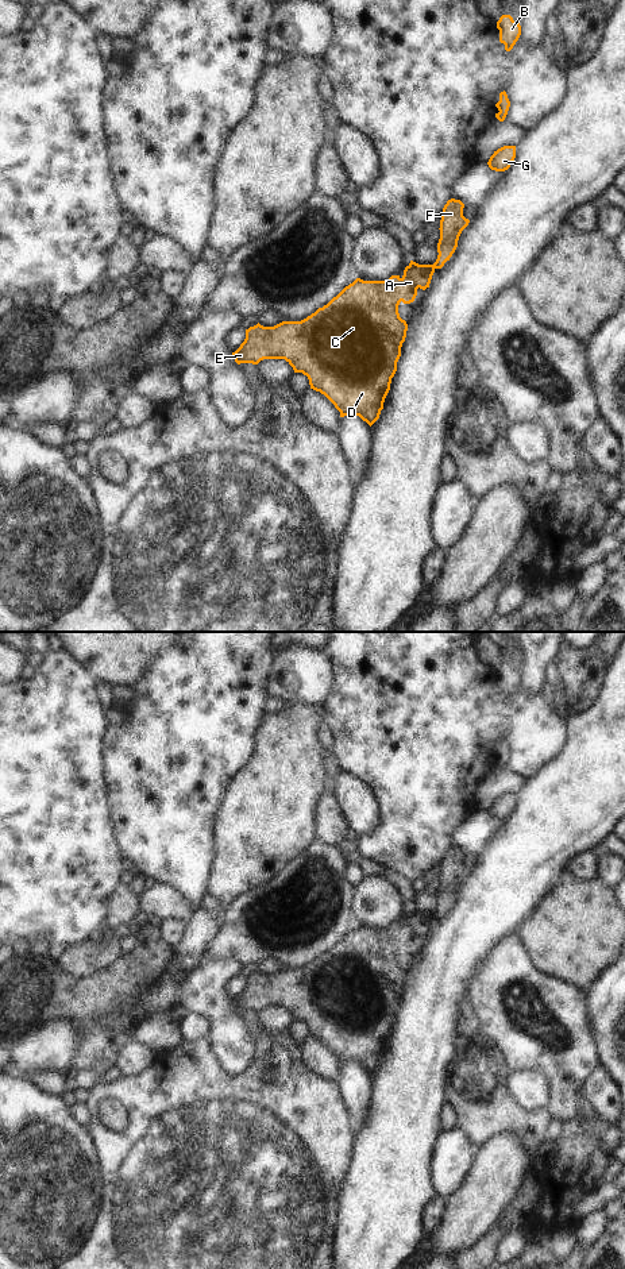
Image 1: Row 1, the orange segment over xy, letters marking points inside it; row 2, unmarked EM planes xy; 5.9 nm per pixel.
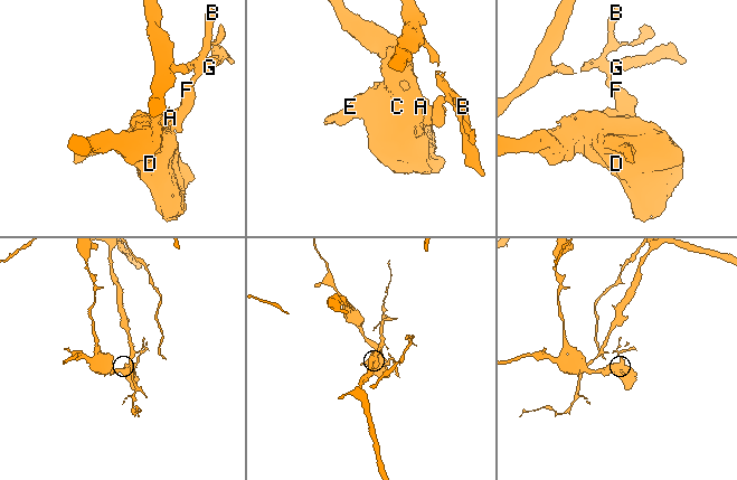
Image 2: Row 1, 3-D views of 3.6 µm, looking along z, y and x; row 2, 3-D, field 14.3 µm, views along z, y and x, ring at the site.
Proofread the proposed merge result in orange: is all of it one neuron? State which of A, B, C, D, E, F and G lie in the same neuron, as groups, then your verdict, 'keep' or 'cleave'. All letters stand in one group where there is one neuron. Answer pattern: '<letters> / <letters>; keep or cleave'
A C D E / B F G; cleave

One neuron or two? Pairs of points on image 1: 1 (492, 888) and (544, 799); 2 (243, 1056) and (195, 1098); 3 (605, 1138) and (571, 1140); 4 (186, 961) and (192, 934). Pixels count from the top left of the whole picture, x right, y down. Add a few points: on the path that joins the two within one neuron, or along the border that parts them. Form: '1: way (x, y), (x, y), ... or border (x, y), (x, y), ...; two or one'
1: way (513, 867), (544, 832), (544, 821); one
2: border (253, 1056), (249, 1065), (235, 1076); two
3: border (597, 1136), (609, 1150); two
4: way (186, 955), (192, 948), (192, 941); one

